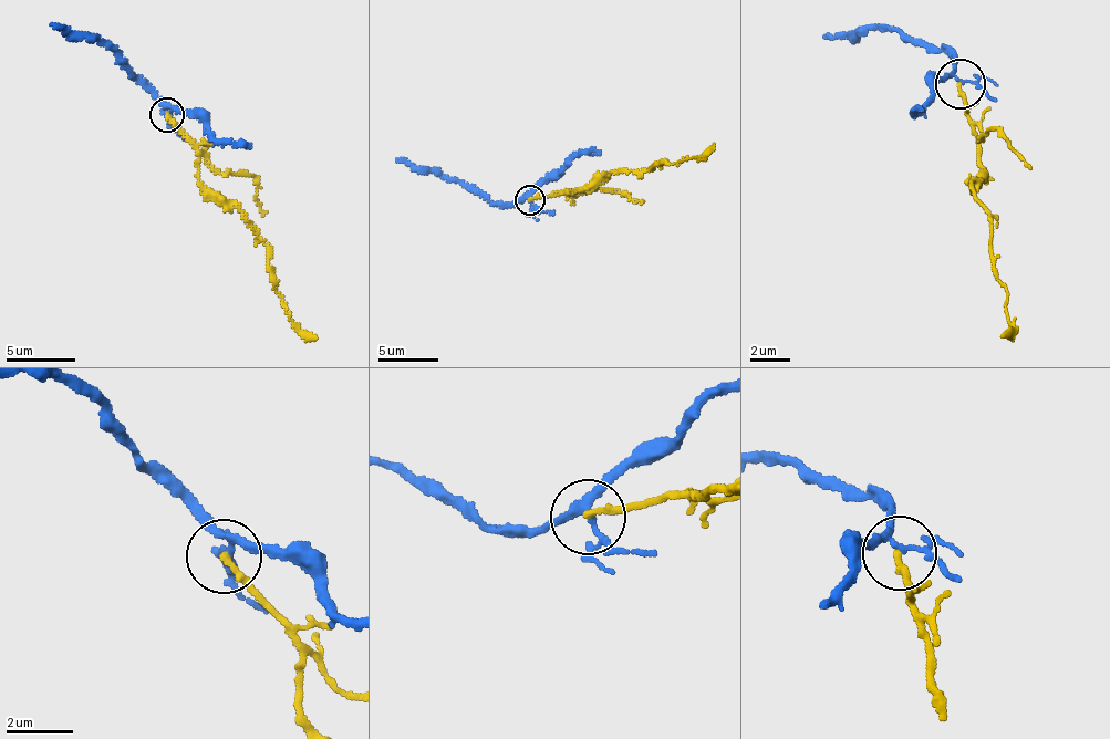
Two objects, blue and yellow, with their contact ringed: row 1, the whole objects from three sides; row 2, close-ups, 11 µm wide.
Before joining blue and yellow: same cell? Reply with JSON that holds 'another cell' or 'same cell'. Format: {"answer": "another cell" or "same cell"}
{"answer": "another cell"}

